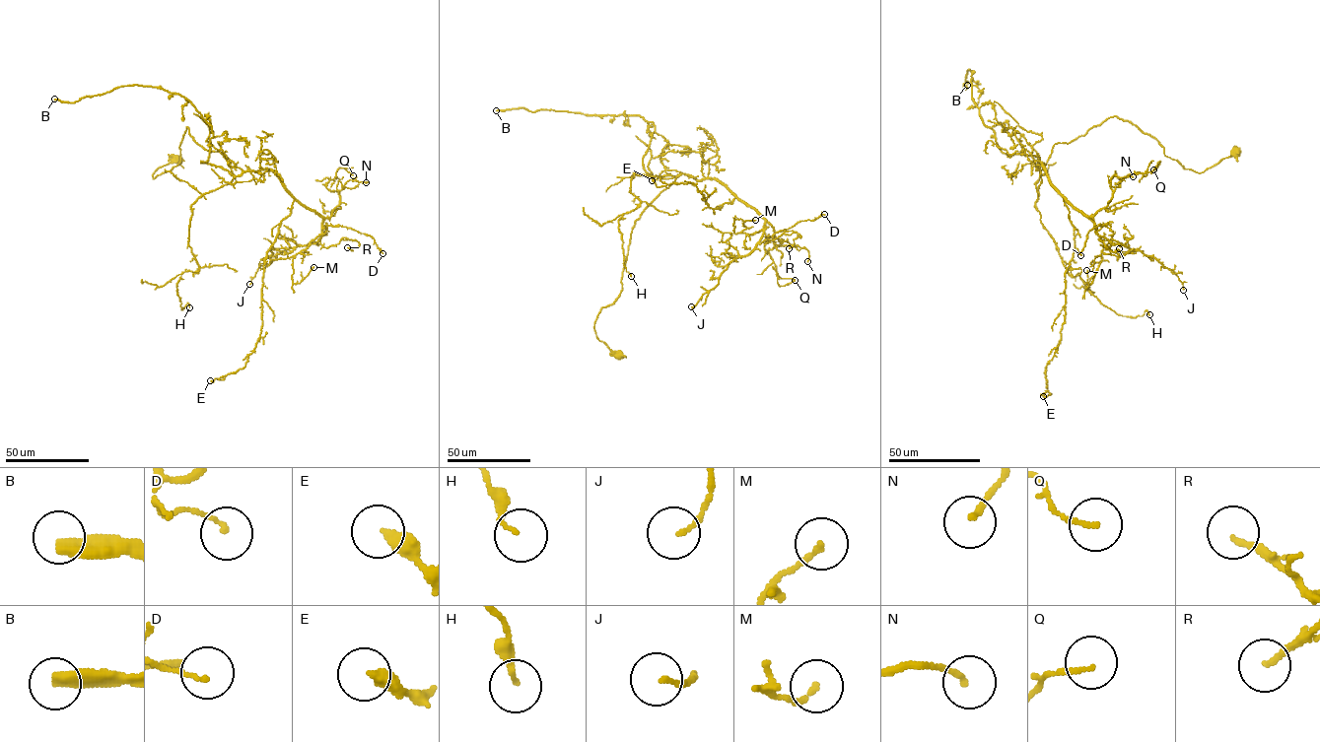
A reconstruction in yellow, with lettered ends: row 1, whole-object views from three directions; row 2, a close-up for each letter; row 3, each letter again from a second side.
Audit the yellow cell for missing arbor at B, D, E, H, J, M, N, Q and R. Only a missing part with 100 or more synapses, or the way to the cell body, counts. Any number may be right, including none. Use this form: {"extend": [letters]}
{"extend": ["B"]}

